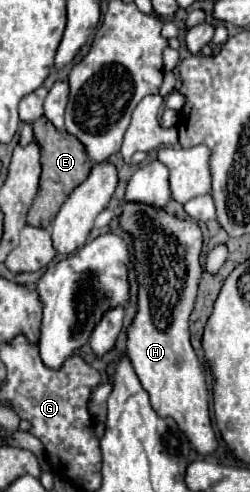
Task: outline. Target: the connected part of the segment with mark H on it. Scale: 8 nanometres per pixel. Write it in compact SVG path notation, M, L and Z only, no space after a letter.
M123 201L119 227L133 239L135 277L137 277L137 313L127 331L127 353L133 369L149 393L153 409L161 417L173 417L187 433L197 453L209 455L217 441L209 419L209 397L203 367L191 347L189 315L195 307L203 267L199 261L203 233L199 223L179 219L161 207L137 201Z

